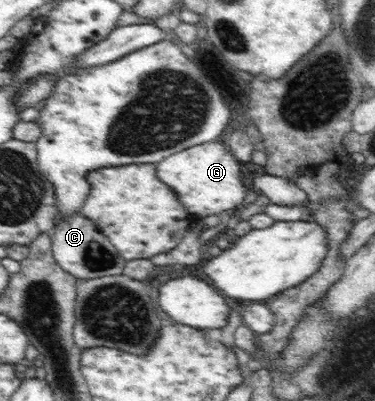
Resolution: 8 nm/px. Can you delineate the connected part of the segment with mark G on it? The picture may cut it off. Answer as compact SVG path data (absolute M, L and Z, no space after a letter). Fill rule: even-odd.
M221 139L195 145L168 156L156 165L156 169L159 181L174 190L184 209L197 220L241 207L246 196L247 187L241 180L242 165Z

